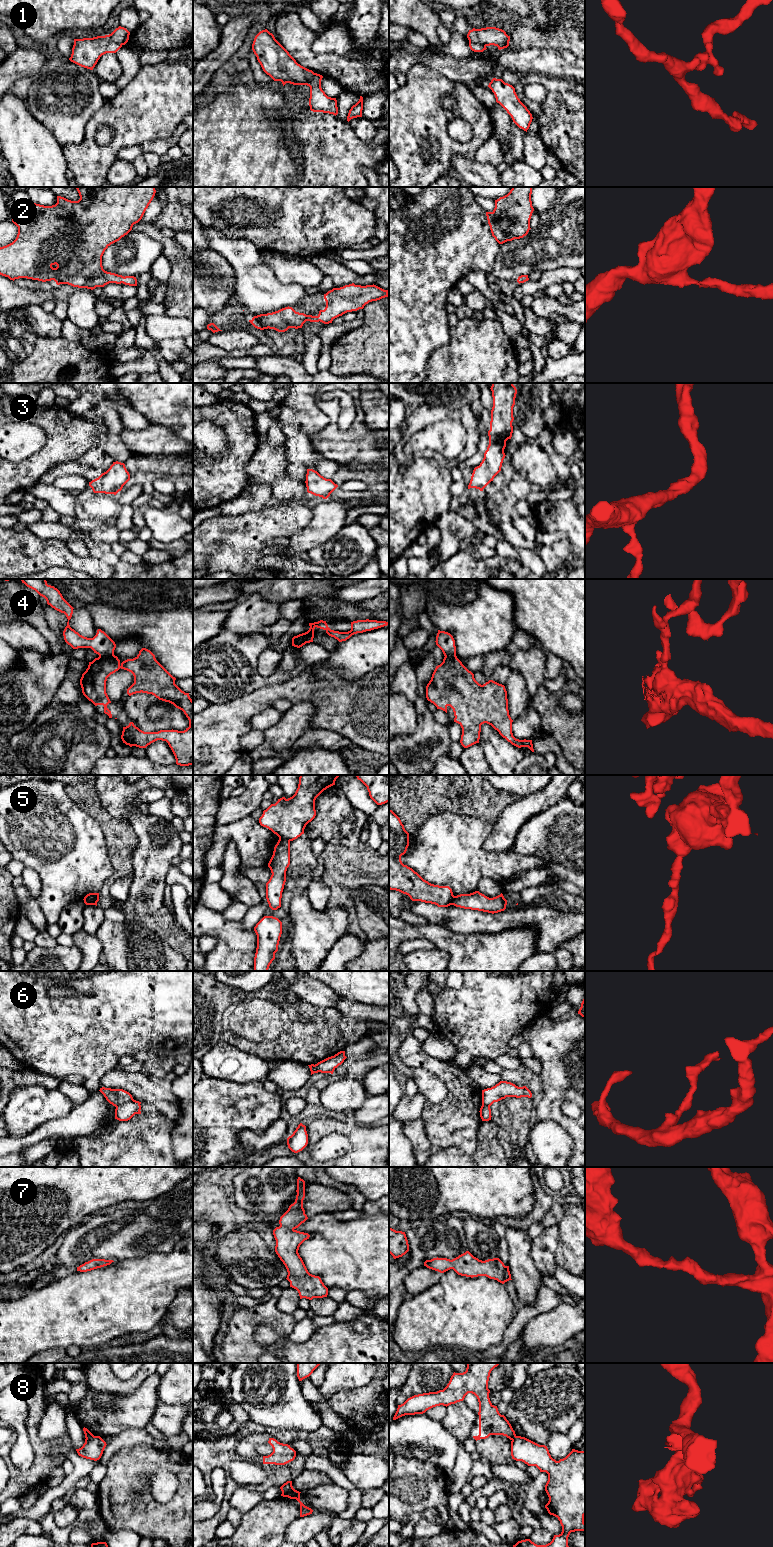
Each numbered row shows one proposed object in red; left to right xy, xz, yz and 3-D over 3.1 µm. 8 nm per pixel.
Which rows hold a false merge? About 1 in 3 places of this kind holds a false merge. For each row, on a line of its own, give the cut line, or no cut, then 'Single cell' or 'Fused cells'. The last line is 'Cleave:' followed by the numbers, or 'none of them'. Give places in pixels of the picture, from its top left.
1: Split along yz (469, 40), (475, 43), (482, 43), (485, 46). Fused cells
2: No split. Single cell
3: No split. Single cell
4: Split along xy (113, 654), (99, 657). Fused cells
5: Split along xz (279, 838), (289, 841). Fused cells
6: Split along xy (133, 1099), (120, 1104), (116, 1108). Fused cells
7: No split. Single cell
8: Split along xz (292, 1487), (282, 1492). Fused cells
Cleave: 1, 4, 5, 6, 8

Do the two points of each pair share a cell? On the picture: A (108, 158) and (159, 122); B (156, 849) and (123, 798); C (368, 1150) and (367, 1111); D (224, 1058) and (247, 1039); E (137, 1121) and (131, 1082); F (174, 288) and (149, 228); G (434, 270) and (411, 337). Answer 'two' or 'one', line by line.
A: one
B: two
C: two
D: two
E: two
F: one
G: one

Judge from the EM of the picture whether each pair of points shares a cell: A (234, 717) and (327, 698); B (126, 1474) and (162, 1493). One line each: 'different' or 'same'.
A: same
B: different

